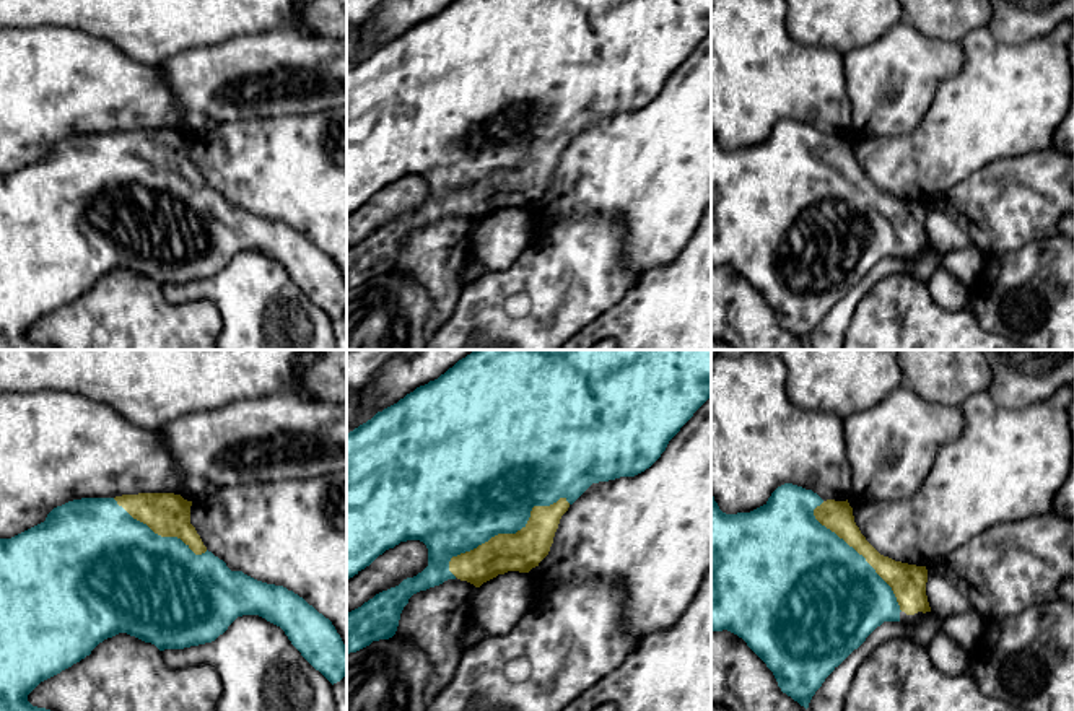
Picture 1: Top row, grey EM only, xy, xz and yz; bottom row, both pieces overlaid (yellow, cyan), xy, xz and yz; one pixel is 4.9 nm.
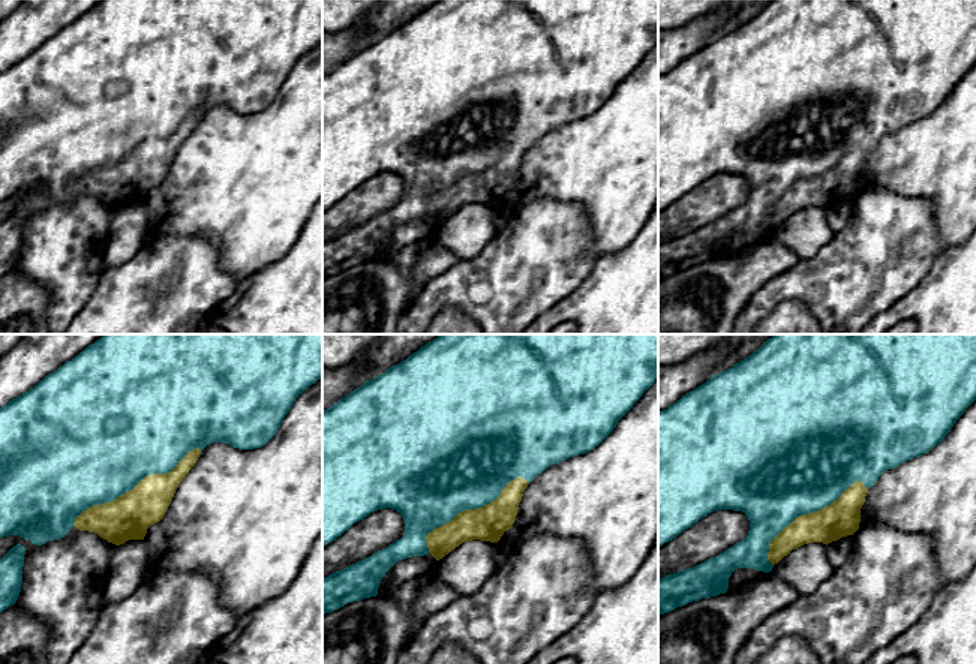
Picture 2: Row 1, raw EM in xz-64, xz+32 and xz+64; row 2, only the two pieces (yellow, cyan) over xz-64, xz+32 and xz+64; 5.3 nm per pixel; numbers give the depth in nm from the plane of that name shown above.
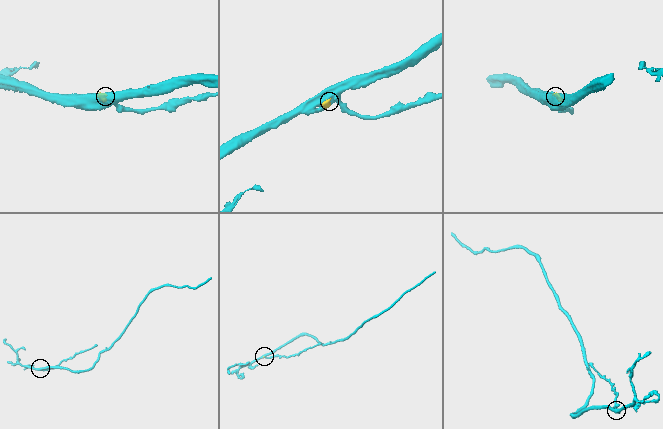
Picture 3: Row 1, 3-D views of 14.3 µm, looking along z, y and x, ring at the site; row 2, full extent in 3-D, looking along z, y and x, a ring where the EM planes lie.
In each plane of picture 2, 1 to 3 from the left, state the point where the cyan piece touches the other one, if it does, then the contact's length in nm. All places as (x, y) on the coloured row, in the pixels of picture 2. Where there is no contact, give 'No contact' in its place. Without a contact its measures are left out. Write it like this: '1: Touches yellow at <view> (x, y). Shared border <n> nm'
1: Touches yellow at xz-64 (137, 484). Shared border 800 nm
2: Touches yellow at xz+32 (470, 510). Shared border 650 nm
3: Touches yellow at xz+64 (810, 513). Shared border 650 nm

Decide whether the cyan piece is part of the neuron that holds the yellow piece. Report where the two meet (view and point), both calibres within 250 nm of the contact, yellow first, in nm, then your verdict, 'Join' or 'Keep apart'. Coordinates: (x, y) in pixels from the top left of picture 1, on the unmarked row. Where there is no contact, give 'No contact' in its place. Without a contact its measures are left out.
Touches yellow at xz (508, 170). Thickness 190 nm (yellow) against 460 nm. Join

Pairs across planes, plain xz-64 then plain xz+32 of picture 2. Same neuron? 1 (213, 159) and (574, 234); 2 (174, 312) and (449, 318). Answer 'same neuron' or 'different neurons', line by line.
1: different neurons
2: different neurons

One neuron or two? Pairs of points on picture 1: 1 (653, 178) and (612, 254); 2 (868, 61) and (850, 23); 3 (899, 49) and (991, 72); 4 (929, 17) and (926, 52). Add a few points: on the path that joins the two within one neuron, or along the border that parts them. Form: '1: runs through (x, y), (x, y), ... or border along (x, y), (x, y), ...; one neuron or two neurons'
1: border along (591, 212), (620, 218), (628, 267); two neurons
2: border along (894, 26), (843, 56); two neurons
3: border along (962, 43), (962, 69), (944, 78), (936, 91); two neurons
4: border along (903, 18), (928, 36), (960, 43); two neurons

